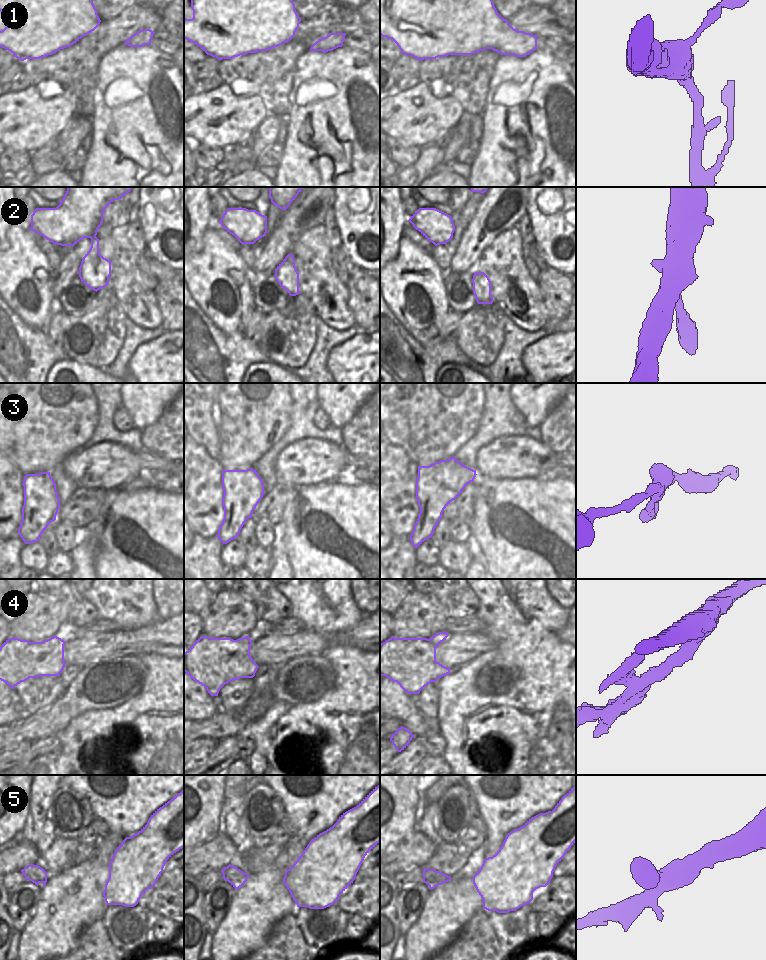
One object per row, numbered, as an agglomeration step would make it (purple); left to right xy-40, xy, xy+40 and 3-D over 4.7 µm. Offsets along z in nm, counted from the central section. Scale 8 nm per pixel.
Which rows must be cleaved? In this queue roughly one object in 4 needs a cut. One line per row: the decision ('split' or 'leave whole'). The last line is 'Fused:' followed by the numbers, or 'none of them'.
1: leave whole
2: leave whole
3: leave whole
4: split
5: leave whole
Fused: 4

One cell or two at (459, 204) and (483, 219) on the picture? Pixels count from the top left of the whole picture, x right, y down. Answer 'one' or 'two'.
two

